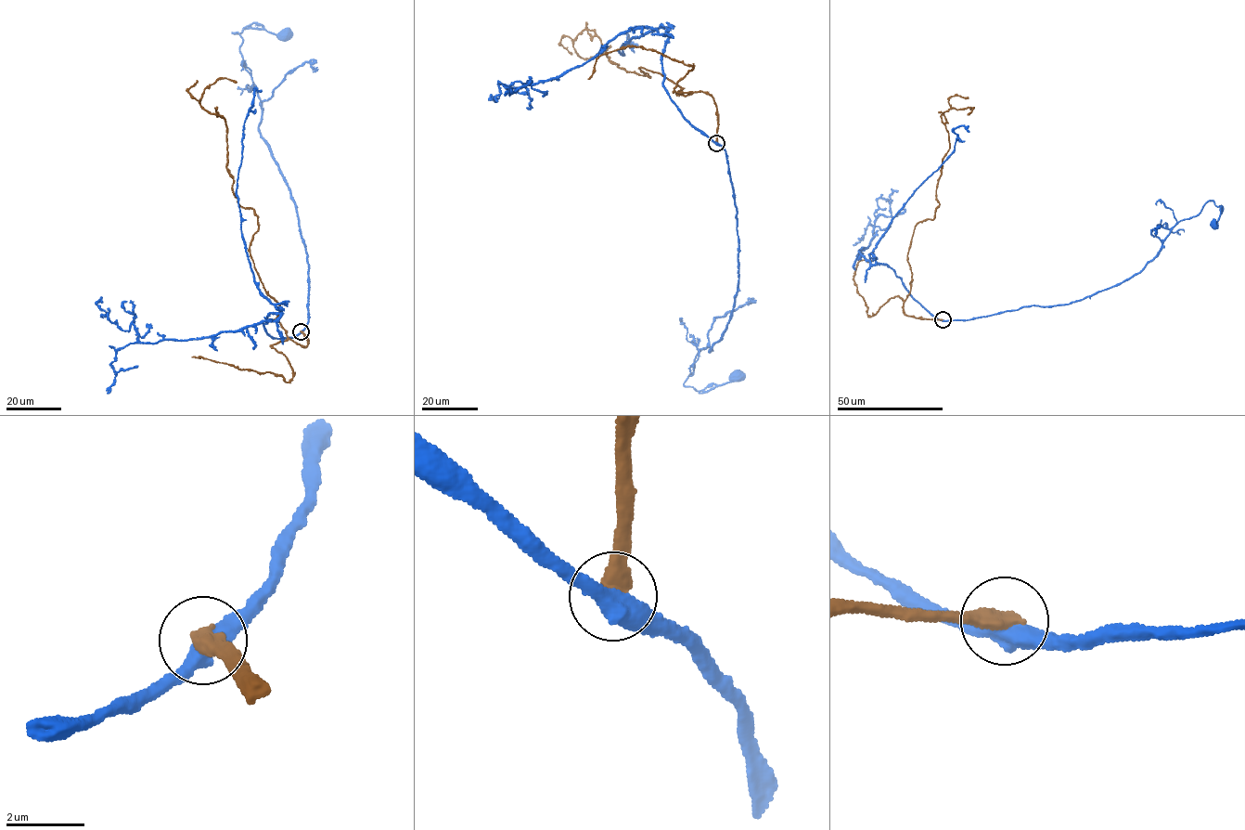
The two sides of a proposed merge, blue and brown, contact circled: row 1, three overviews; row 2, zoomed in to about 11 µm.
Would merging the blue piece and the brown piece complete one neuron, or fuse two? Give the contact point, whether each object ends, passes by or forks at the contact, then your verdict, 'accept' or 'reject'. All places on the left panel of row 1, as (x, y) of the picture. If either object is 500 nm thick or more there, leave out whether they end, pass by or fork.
place (301, 331); blue passes by; brown ends; reject

